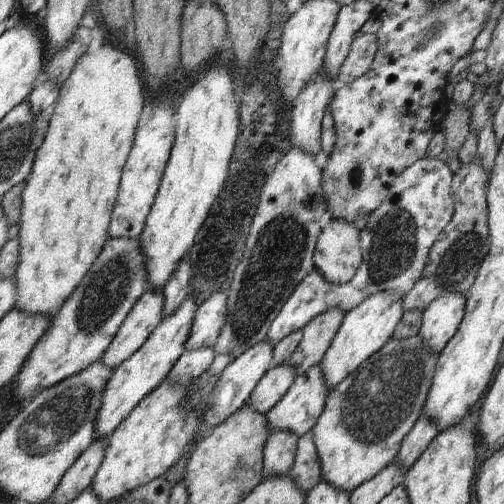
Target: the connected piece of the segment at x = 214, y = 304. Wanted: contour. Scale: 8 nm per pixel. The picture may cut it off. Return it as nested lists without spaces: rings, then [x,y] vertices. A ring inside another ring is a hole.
[[[226,291],[212,294],[195,313],[190,335],[185,343],[186,350],[213,348],[226,323],[226,314]]]

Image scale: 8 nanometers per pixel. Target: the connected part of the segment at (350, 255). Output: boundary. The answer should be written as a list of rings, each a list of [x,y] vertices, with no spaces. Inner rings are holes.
[[[330,218],[320,234],[313,262],[319,274],[331,284],[346,284],[356,275],[363,260],[360,232],[352,222]]]

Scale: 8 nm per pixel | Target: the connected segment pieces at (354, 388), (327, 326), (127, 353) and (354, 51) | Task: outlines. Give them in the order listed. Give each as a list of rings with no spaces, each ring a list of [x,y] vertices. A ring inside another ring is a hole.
[[[417,336],[408,339],[391,339],[373,356],[370,356],[353,374],[332,388],[327,395],[326,405],[312,436],[320,458],[321,480],[330,482],[338,490],[352,493],[362,482],[371,480],[396,459],[406,434],[412,430],[423,412],[438,361],[438,353],[432,353]]]
[[[337,309],[325,311],[303,329],[303,338],[287,361],[298,377],[318,365],[331,346],[345,315]]]
[[[148,289],[143,293],[101,357],[107,368],[116,369],[144,345],[163,322],[163,305],[162,289]]]
[[[363,34],[356,38],[350,46],[350,53],[340,66],[337,79],[334,81],[334,89],[364,76],[370,70],[377,51],[378,40],[374,34]]]

